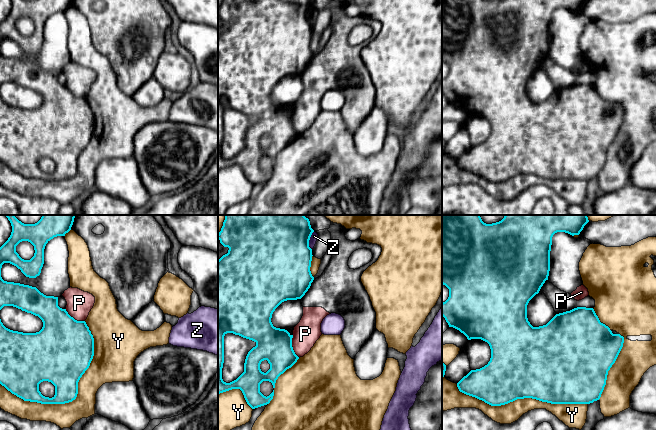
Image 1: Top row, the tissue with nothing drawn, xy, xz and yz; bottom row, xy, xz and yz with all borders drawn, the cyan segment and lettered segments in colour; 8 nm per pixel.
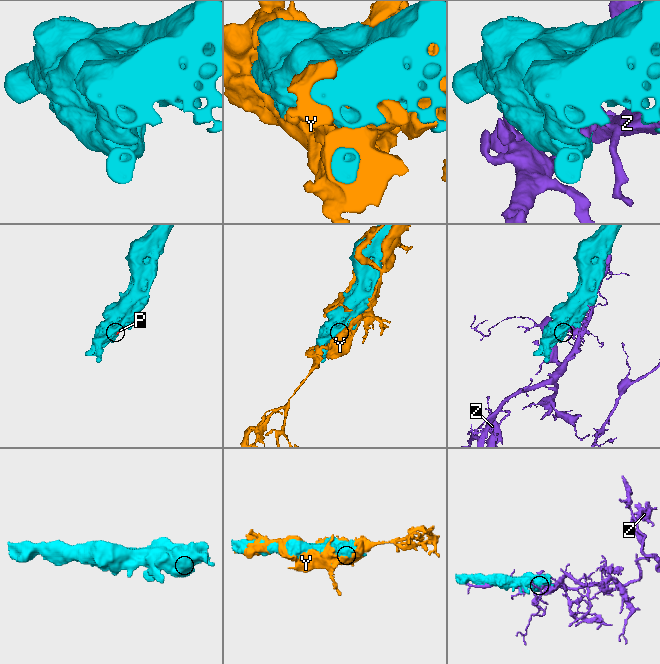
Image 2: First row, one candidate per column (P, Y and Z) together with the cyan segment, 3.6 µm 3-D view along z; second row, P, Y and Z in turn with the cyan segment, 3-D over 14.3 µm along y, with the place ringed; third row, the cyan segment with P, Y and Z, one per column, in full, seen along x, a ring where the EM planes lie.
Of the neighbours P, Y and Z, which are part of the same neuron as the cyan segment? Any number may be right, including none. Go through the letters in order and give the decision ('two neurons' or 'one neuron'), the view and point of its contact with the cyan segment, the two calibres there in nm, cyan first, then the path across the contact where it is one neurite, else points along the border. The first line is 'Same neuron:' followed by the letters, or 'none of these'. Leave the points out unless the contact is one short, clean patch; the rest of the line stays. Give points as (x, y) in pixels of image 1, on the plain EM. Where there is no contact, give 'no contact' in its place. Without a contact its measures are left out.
Same neuron: none of these
P: two neurons; meets cyan in xz at (291, 122); 280 nm thick on the cyan side, 200 nm on the other
Y: two neurons; meets cyan in xy at (75, 174); 300 nm thick on the cyan side, 190 nm on the other
Z: two neurons; meets cyan in xz at (309, 15); 460 nm thick on the cyan side, 60 nm on the other

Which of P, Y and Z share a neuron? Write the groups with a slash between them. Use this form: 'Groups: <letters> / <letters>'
Groups: P / Y / Z

